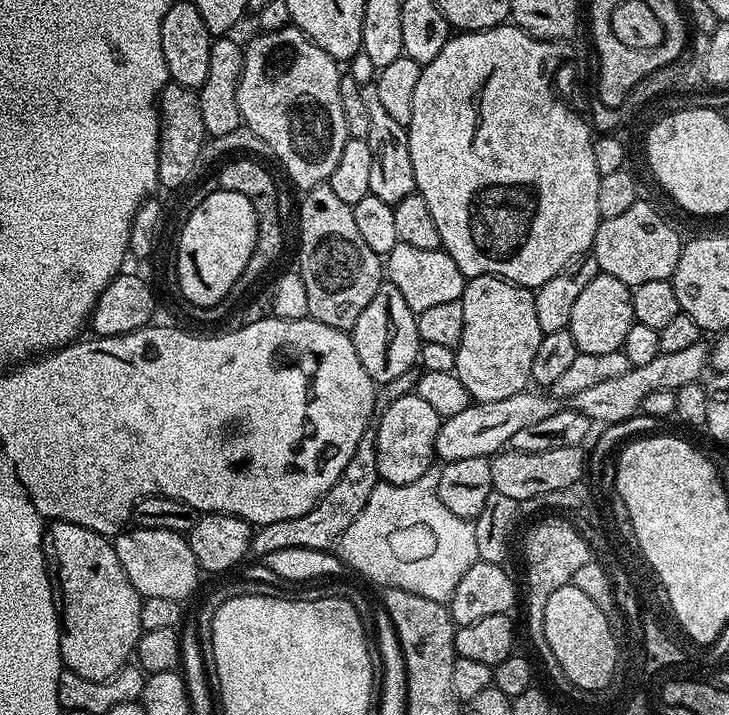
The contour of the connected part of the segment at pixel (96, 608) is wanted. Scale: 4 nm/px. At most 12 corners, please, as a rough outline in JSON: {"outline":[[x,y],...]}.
{"outline":[[54,520],[63,667],[110,678],[133,659],[142,597],[115,543]]}

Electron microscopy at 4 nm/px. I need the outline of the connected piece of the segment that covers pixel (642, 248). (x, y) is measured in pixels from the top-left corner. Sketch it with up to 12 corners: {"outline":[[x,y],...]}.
{"outline":[[640,198],[590,251],[634,289],[671,280],[682,239]]}

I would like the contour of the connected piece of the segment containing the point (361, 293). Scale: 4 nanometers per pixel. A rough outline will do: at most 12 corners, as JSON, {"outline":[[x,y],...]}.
{"outline":[[327,182],[300,204],[311,319],[350,330],[386,264]]}

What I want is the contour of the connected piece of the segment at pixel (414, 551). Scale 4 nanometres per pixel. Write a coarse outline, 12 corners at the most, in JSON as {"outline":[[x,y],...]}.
{"outline":[[440,468],[374,486],[338,555],[384,588],[447,602],[474,523]]}

